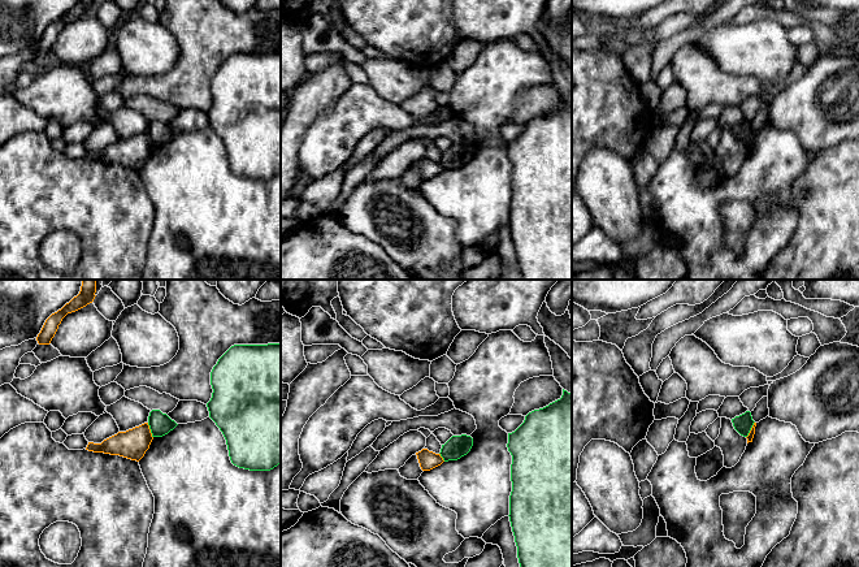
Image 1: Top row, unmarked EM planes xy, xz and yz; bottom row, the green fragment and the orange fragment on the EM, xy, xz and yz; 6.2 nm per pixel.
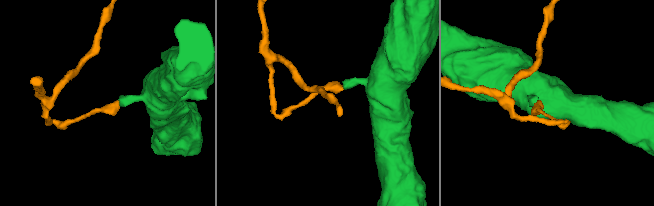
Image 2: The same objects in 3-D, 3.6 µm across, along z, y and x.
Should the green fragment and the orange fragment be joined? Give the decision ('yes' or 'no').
no

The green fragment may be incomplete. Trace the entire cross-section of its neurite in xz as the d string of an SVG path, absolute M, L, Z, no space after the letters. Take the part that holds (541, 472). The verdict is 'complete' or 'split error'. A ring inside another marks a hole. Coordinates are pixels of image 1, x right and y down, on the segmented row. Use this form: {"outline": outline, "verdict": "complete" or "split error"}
{"outline": "M563 389L560 399L548 406L534 410L525 416L524 423L512 433L508 433L508 451L512 455L509 495L509 521L517 546L520 567L572 567L572 394Z", "verdict": "complete"}

